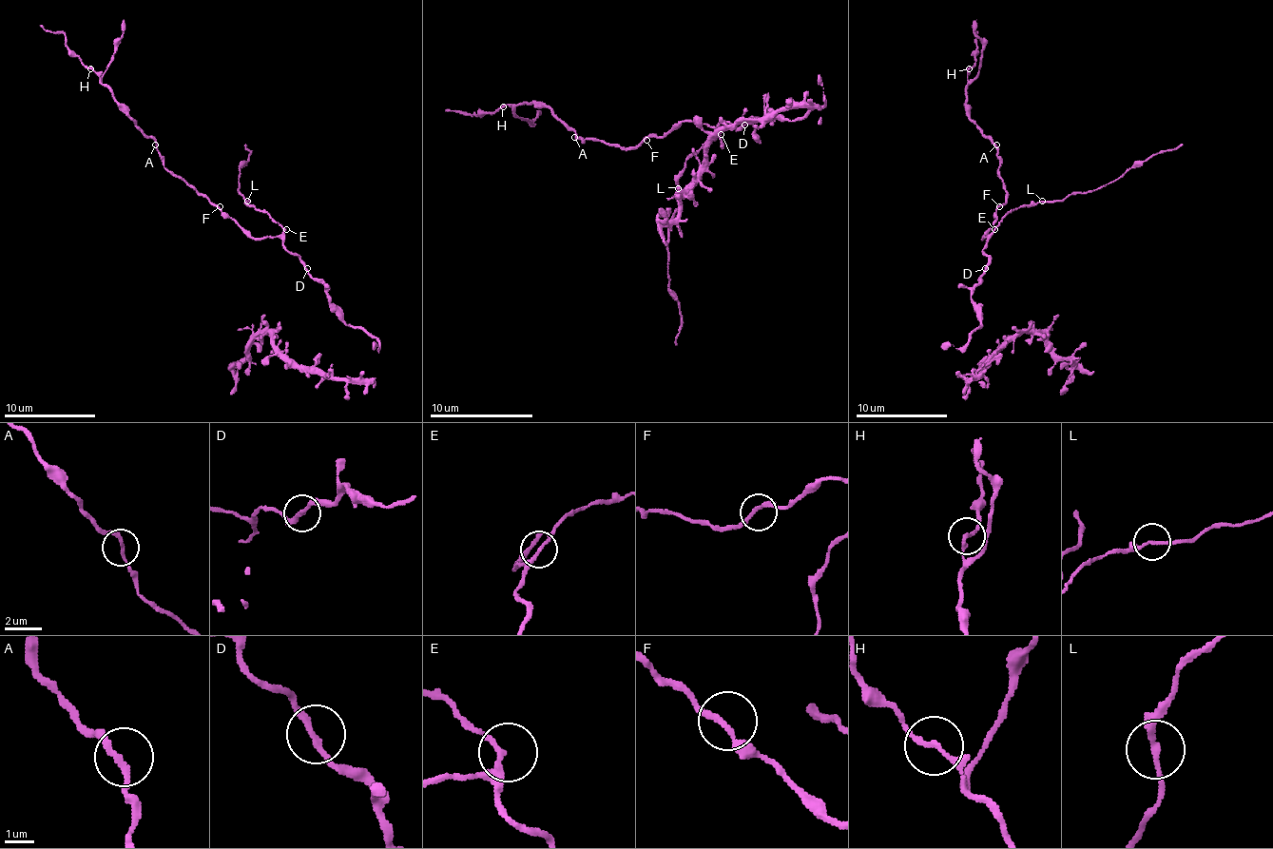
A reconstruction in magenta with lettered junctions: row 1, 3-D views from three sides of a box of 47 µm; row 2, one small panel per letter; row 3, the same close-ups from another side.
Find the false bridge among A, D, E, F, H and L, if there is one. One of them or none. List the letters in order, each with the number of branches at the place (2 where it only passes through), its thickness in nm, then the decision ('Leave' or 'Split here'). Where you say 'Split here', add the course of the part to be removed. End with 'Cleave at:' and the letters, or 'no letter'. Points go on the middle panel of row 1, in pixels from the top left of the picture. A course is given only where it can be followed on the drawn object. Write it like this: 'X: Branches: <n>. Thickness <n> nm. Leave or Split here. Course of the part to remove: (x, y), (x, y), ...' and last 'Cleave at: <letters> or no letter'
A: Branches: 2. Thickness 180 nm. Leave
D: Branches: 2. Thickness 220 nm. Leave
E: Branches: 2. Thickness 180 nm. Leave
F: Branches: 2. Thickness 170 nm. Leave
H: Branches: 2. Thickness 170 nm. Leave
L: Branches: 2. Thickness 180 nm. Leave
Cleave at: no letter

